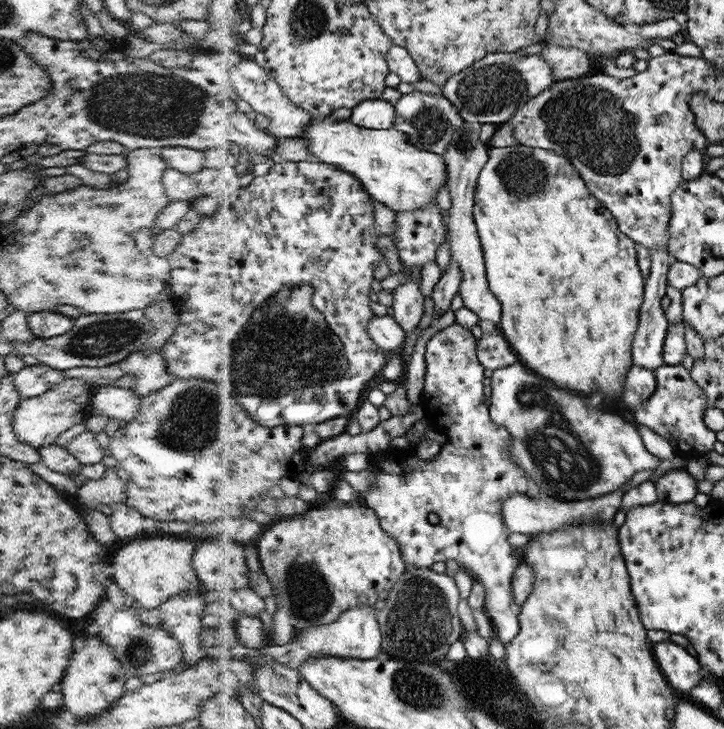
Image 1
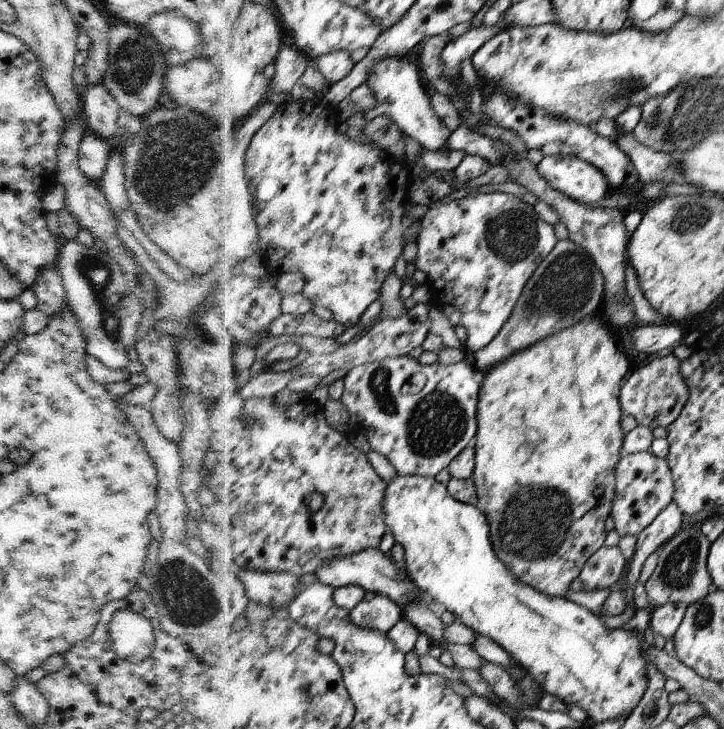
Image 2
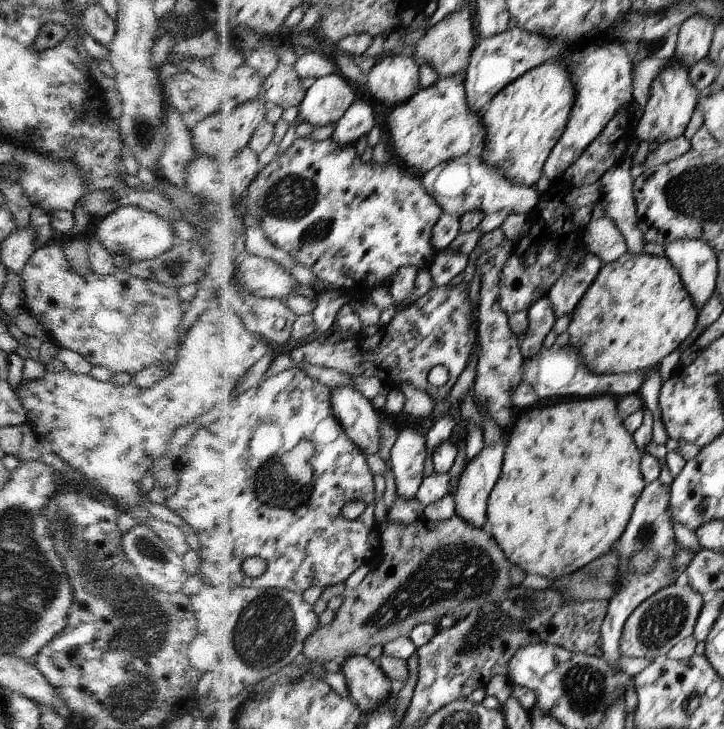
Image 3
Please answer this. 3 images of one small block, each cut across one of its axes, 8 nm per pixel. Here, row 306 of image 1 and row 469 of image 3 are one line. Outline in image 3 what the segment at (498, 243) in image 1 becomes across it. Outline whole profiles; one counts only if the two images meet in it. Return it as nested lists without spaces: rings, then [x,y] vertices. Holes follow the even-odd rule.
[[[601,395],[598,398],[589,397],[580,400],[568,400],[568,402],[560,402],[560,404],[554,404],[554,406],[542,406],[542,408],[534,406],[521,412],[520,417],[507,431],[506,435],[506,455],[503,457],[501,476],[492,490],[487,504],[487,520],[492,526],[491,533],[510,564],[520,567],[528,575],[536,574],[536,576],[549,579],[552,585],[568,583],[569,579],[577,571],[611,552],[626,531],[634,506],[644,489],[643,472],[640,472],[640,450],[634,444],[632,434],[626,430],[622,420],[618,418],[616,402],[610,398],[610,395]],[[570,442],[574,444],[572,446],[574,448],[574,458],[570,456],[572,464],[566,464],[566,452],[568,452]]]

